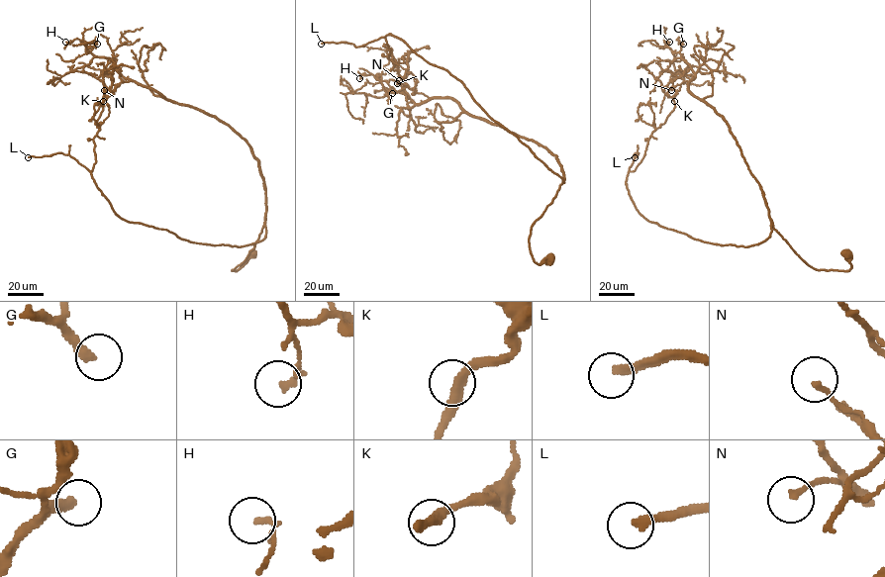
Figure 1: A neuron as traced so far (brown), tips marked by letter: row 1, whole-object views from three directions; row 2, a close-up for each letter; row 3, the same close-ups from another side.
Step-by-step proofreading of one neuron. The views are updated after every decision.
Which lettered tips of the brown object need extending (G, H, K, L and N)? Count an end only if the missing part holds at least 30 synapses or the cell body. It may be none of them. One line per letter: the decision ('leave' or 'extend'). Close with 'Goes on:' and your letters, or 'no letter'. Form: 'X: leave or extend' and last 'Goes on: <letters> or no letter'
G: extend
H: leave
K: leave
L: extend
N: leave
Goes on: G, L

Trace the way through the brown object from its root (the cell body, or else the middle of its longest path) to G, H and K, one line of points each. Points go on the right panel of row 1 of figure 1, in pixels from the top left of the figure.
G: (846, 254), (848, 270), (815, 269), (773, 228), (729, 127), (688, 90), (694, 73), (679, 52), (683, 44)
H: (846, 254), (848, 270), (815, 269), (773, 228), (729, 127), (688, 90), (694, 73), (669, 42)
K: (846, 254), (848, 270), (802, 259), (729, 127), (688, 90), (690, 66), (653, 60), (674, 101)

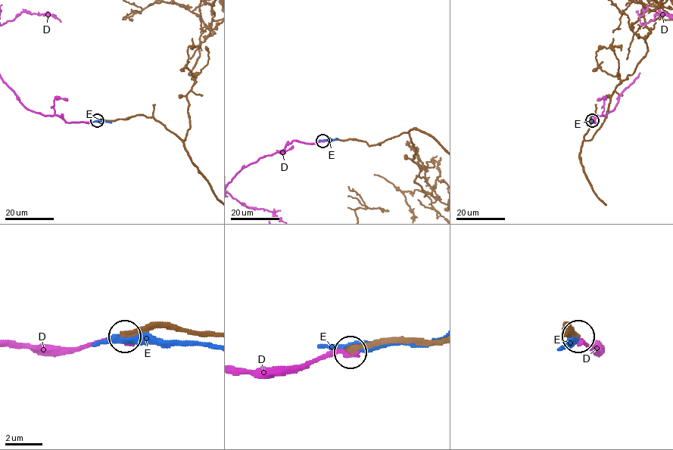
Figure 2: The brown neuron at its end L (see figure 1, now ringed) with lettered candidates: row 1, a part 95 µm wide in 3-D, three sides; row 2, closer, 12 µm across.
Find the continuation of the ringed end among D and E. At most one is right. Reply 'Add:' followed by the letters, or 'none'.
Add: none

